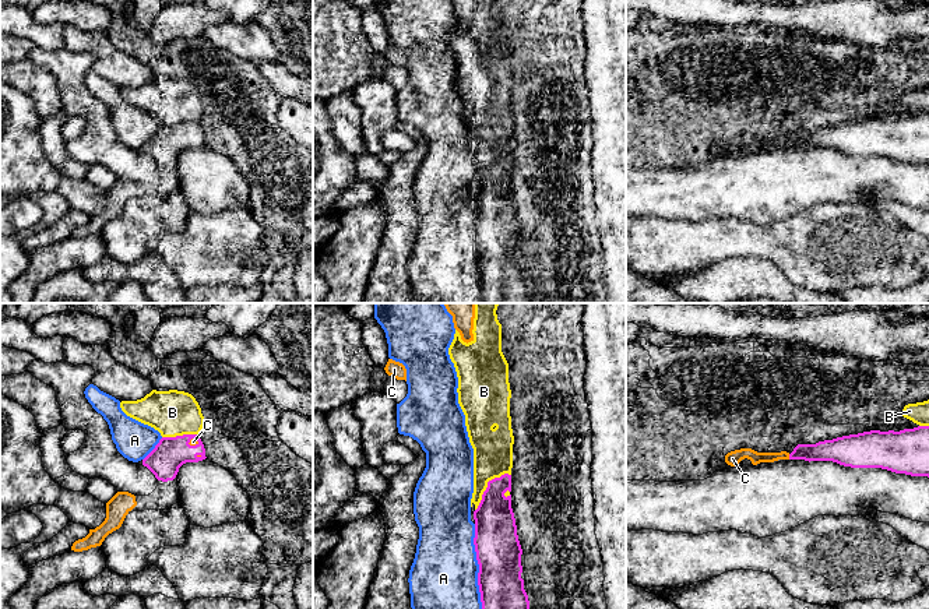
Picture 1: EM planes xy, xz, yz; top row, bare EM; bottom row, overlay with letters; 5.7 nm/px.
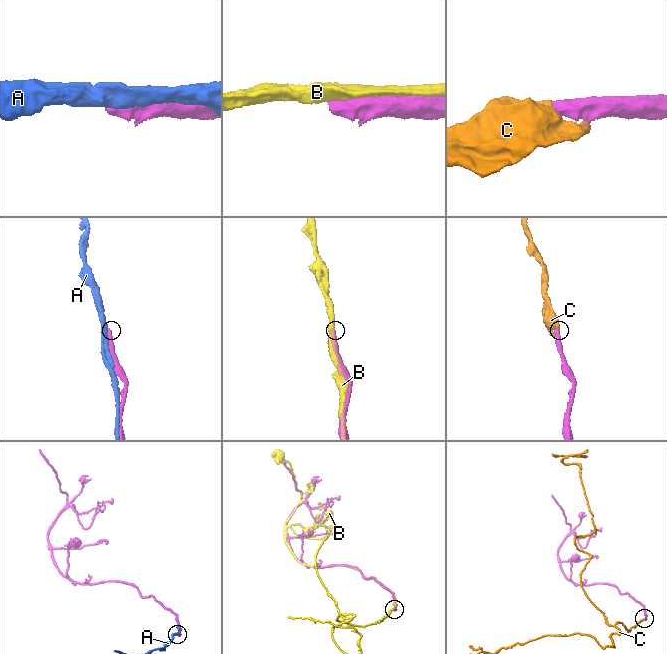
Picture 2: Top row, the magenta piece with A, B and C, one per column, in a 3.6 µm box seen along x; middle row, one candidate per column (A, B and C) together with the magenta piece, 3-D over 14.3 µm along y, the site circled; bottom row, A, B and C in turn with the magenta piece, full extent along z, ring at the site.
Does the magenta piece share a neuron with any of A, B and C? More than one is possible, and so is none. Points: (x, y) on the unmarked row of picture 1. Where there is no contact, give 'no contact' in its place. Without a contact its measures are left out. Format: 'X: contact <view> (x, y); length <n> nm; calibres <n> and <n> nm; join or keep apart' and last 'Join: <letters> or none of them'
A: contact xz (479, 257); length 550 nm; calibres 280 and 400 nm; keep apart
B: contact xz (488, 172); length 300 nm; calibres 240 and 220 nm; keep apart
C: contact xy (193, 133); length 70 nm; calibres 190 and 50 nm; join
Join: C

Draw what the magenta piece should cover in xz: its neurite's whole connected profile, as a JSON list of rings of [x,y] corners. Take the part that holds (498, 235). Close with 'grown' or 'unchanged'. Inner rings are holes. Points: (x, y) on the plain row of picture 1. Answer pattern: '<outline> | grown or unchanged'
[[[504,161],[488,169],[478,196],[474,198],[475,207],[475,239],[479,251],[478,272],[482,289],[482,303],[531,303],[528,282],[521,265],[522,236],[517,222],[517,212],[511,196],[511,162]]] | unchanged

